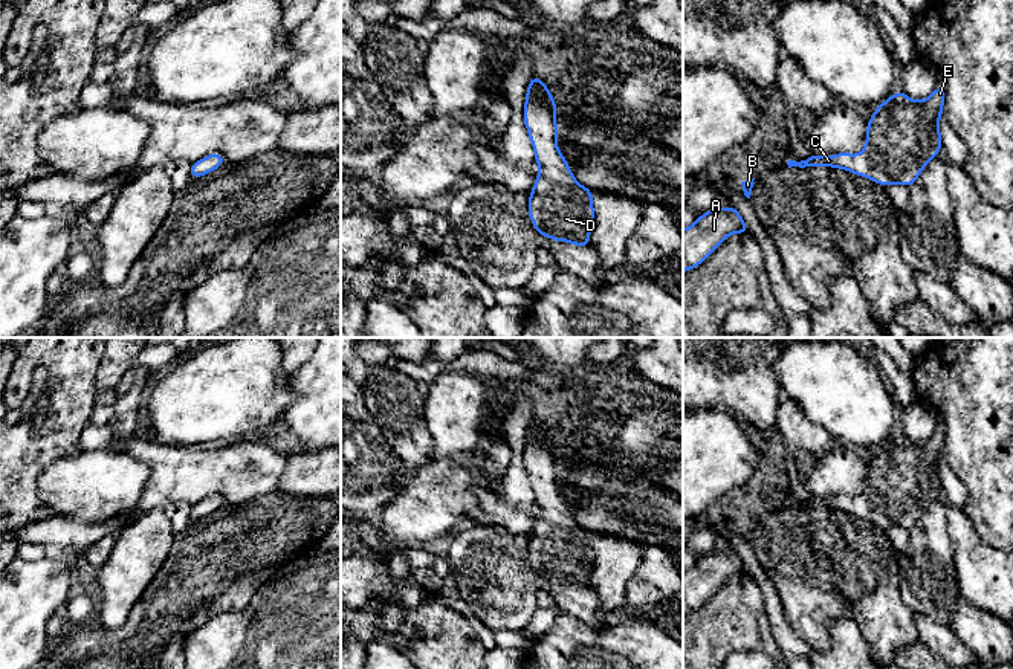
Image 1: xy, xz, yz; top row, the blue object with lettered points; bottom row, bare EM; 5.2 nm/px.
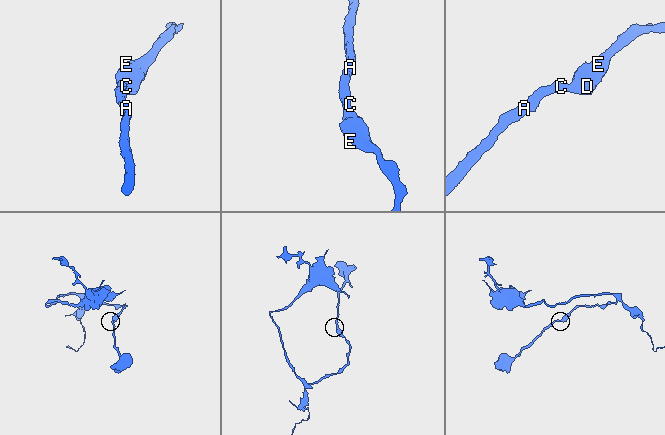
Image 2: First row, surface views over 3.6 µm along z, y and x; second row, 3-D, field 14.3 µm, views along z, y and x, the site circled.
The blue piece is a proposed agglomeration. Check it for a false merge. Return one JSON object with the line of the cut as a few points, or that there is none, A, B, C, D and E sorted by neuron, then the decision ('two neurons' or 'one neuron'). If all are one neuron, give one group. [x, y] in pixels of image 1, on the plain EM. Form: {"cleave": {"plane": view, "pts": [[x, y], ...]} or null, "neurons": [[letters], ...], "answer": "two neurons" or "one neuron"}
{"cleave": null, "neurons": [["A", "B", "C", "D", "E"]], "answer": "one neuron"}

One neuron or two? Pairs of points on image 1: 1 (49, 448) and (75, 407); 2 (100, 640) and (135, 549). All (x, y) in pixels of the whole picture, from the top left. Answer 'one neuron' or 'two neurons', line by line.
1: one neuron
2: two neurons

